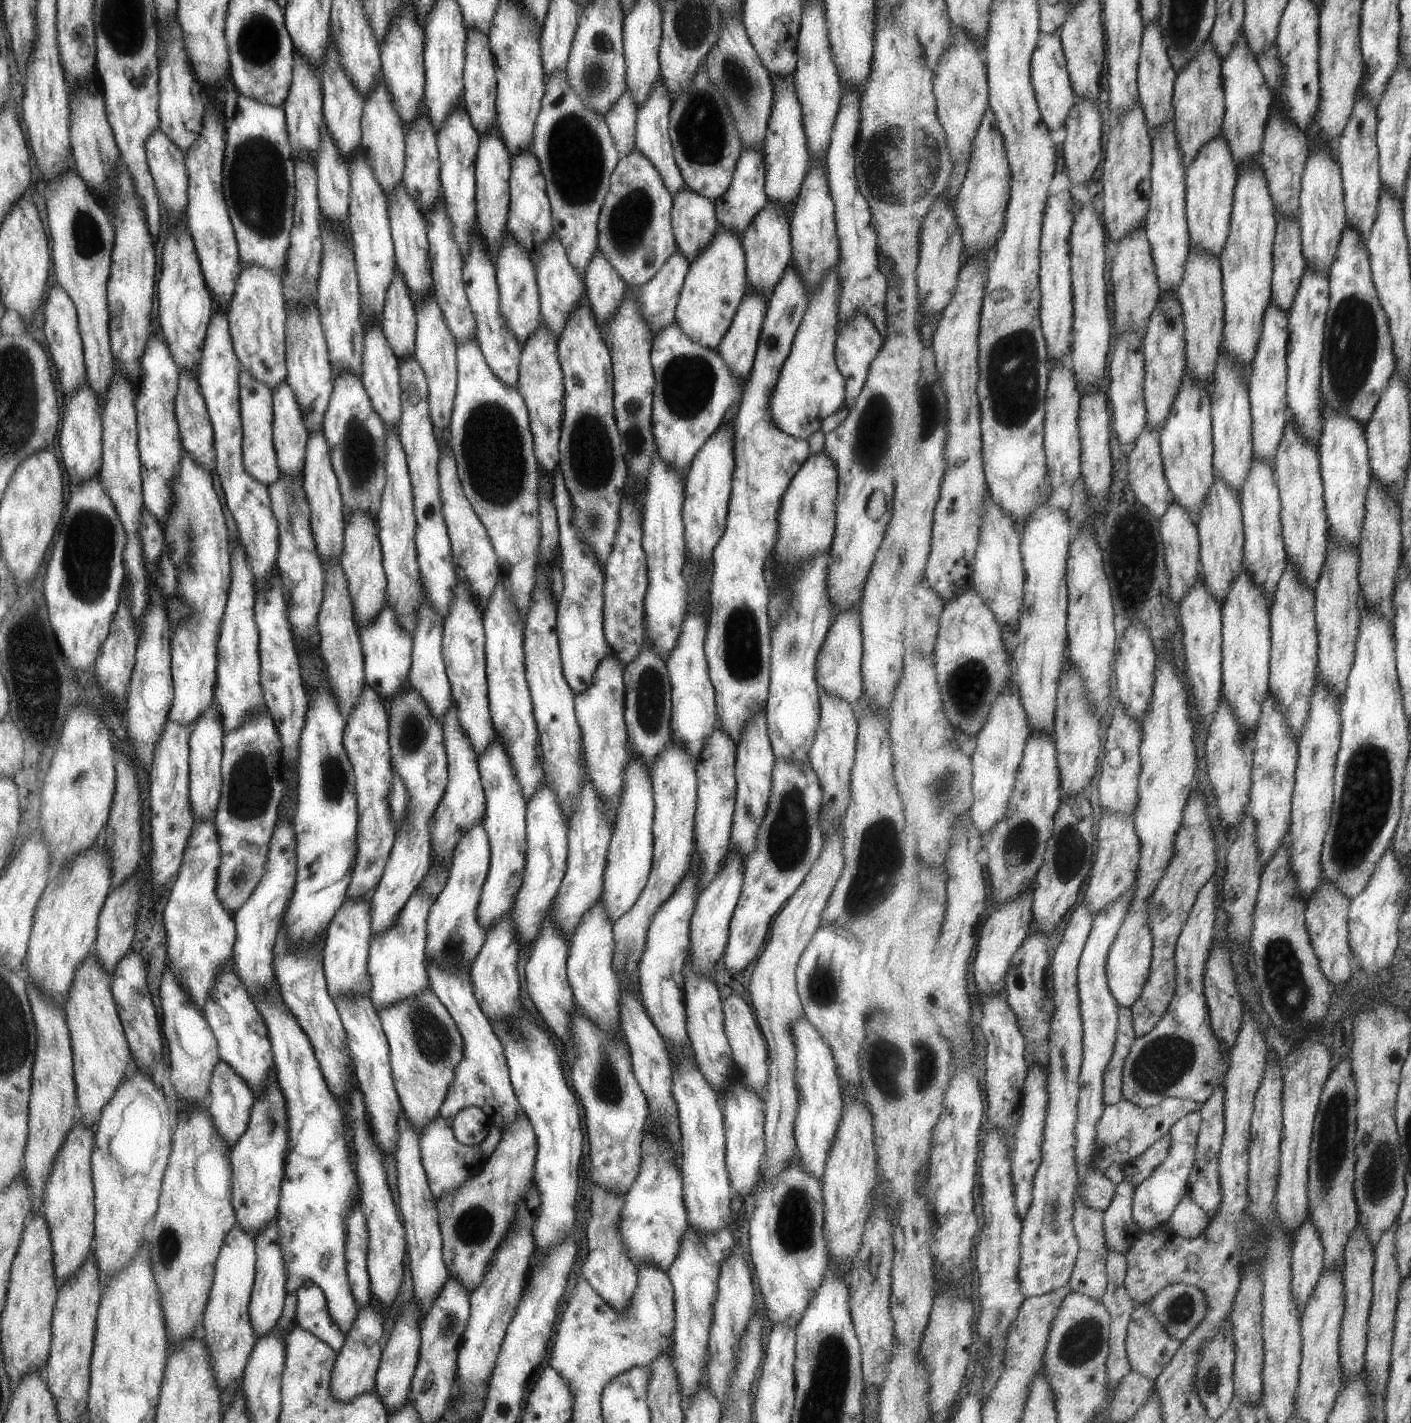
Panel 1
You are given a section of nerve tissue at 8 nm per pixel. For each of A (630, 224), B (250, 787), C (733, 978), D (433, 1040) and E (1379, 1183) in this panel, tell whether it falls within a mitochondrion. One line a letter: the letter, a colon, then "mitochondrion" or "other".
A: mitochondrion
B: mitochondrion
C: other
D: mitochondrion
E: mitochondrion

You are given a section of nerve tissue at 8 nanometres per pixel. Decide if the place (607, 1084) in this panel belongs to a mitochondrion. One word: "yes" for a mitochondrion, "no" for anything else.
yes

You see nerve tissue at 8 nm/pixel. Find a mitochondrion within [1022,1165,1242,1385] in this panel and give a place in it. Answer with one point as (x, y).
(1085, 1339)

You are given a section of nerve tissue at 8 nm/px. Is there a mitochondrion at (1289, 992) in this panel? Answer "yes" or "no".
yes

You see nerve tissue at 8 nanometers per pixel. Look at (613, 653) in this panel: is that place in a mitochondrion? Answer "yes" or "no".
no

